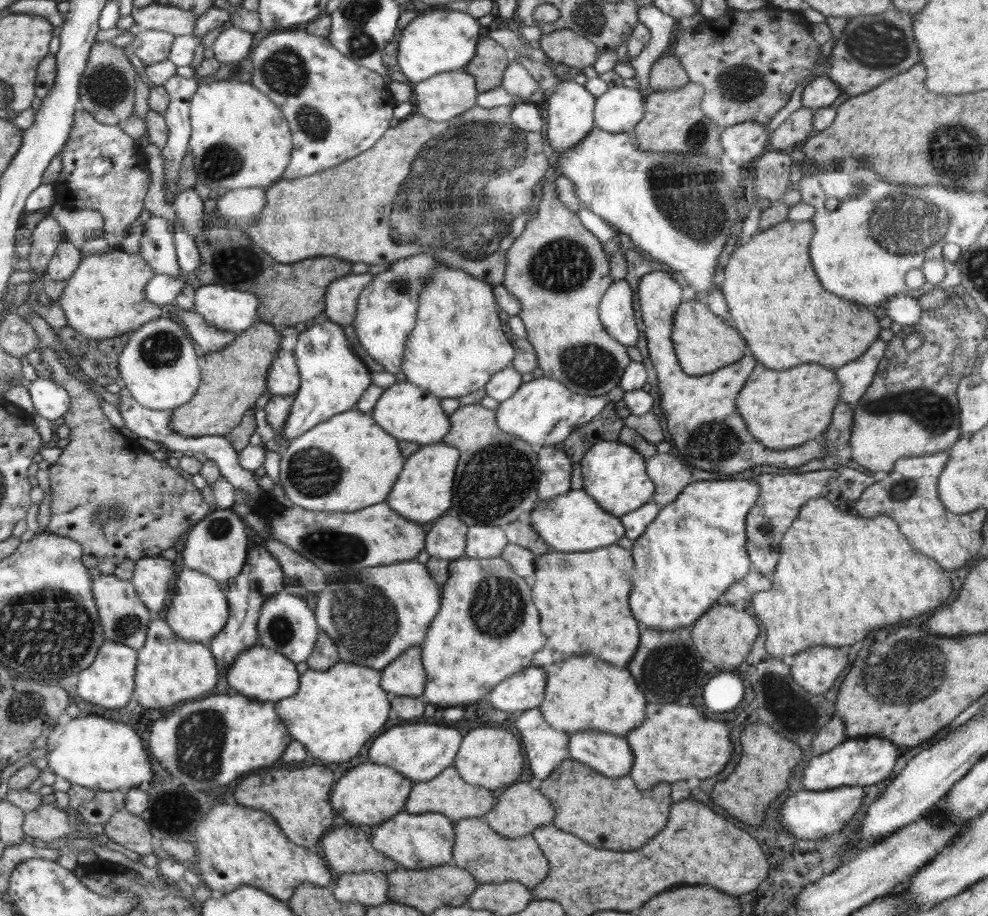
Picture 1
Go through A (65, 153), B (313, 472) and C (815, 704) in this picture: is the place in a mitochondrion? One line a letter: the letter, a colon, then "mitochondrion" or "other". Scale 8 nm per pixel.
A: other
B: mitochondrion
C: other

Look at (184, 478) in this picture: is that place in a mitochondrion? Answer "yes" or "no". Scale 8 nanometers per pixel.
no

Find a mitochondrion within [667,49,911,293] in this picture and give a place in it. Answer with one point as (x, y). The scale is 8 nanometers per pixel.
(740, 83)

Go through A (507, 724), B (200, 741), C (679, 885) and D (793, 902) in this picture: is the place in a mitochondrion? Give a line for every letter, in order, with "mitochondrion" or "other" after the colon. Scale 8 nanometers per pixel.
A: other
B: mitochondrion
C: other
D: other

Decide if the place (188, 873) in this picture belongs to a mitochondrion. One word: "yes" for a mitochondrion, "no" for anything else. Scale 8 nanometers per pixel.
no

